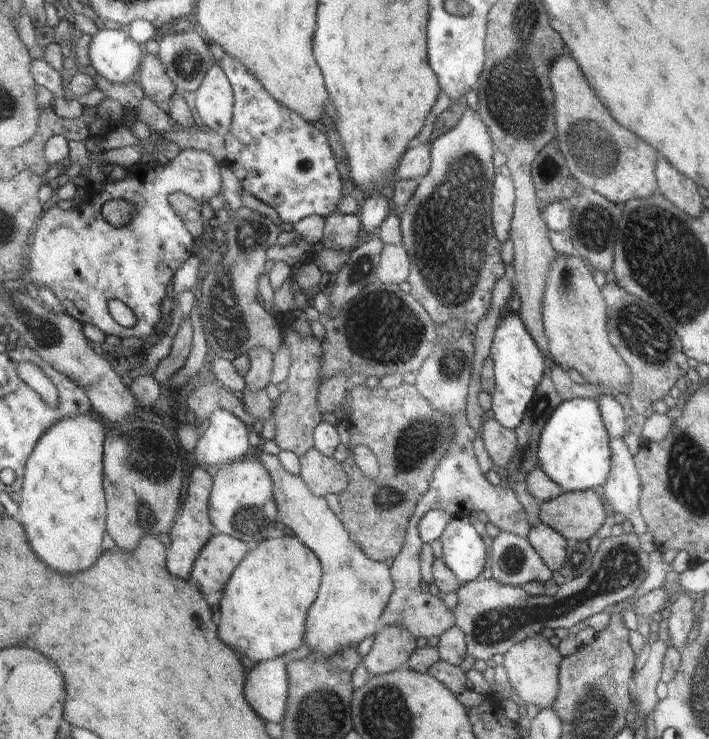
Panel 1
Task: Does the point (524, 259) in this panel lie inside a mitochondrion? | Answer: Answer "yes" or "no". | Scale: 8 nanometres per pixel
no

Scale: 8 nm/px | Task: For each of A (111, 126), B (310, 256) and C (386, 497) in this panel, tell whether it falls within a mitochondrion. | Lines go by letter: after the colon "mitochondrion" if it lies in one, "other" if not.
A: other
B: other
C: mitochondrion

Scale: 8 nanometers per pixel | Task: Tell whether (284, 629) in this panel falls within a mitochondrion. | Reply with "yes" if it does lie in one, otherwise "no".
no

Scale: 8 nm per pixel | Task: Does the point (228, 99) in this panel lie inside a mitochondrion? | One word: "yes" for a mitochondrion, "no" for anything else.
no

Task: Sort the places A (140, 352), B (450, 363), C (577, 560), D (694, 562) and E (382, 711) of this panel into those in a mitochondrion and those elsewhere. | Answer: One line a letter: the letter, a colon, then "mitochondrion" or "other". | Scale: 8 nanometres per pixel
A: other
B: mitochondrion
C: mitochondrion
D: other
E: mitochondrion

